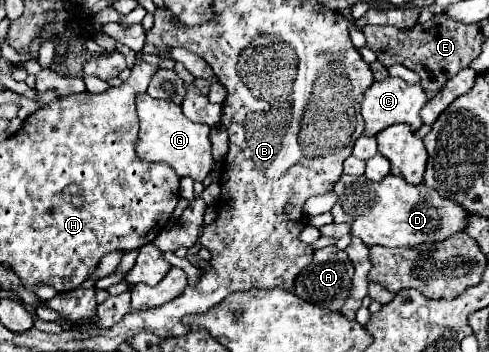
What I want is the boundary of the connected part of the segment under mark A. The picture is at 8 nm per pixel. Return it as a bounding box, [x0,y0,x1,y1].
[294,247,354,311]

